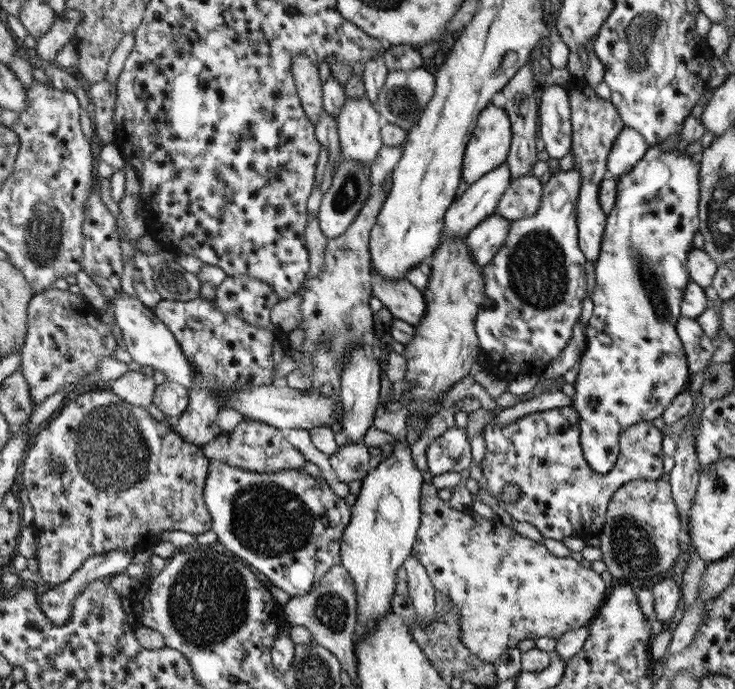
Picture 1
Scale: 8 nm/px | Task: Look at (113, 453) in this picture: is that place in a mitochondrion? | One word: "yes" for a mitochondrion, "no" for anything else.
yes

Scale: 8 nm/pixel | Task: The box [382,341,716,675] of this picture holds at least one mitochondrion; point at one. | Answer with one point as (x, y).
(634, 551)

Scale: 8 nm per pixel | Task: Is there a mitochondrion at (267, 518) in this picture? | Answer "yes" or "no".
yes

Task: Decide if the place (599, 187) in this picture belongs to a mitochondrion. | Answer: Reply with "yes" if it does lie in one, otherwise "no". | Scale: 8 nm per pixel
no

